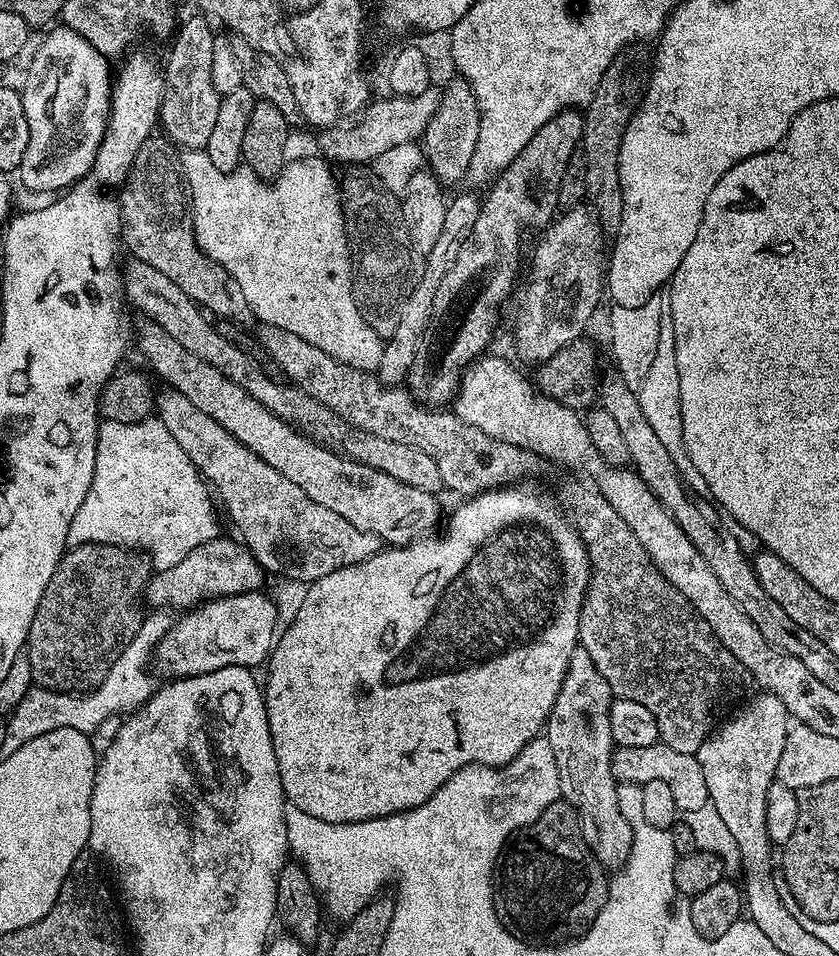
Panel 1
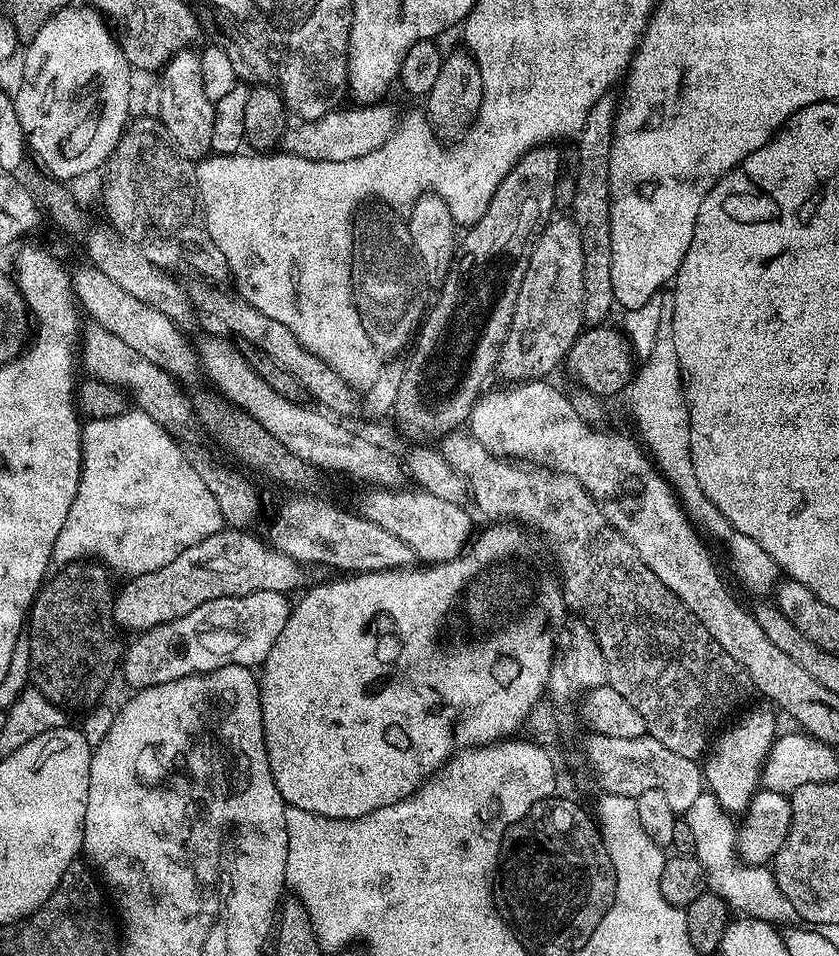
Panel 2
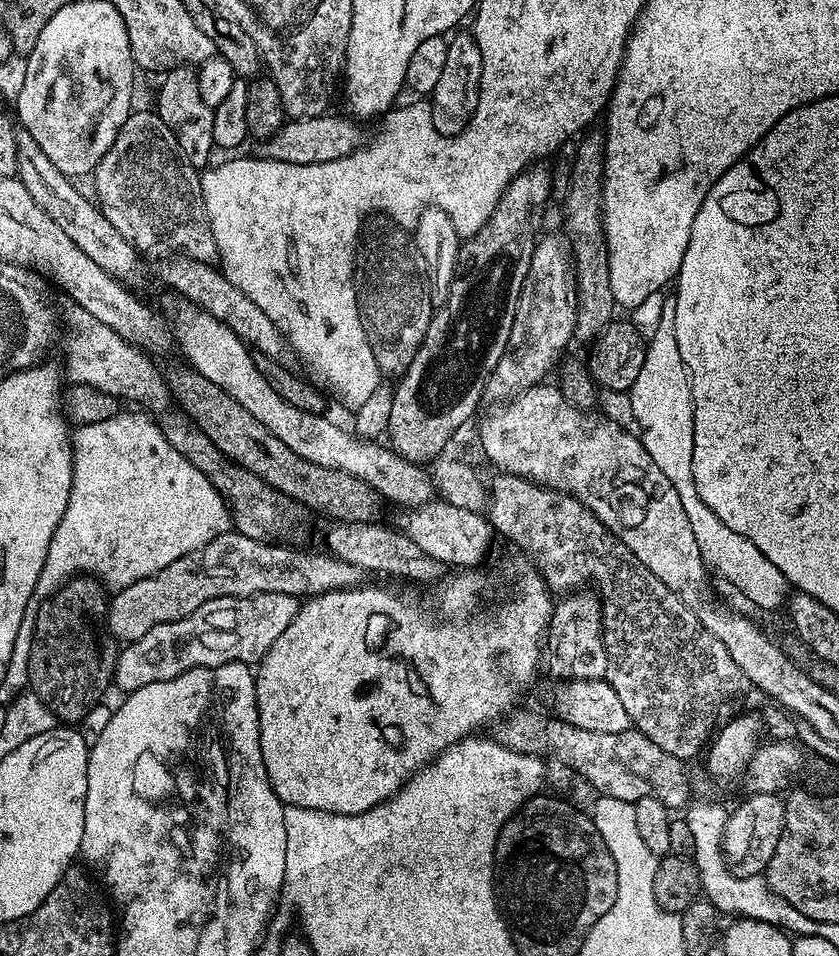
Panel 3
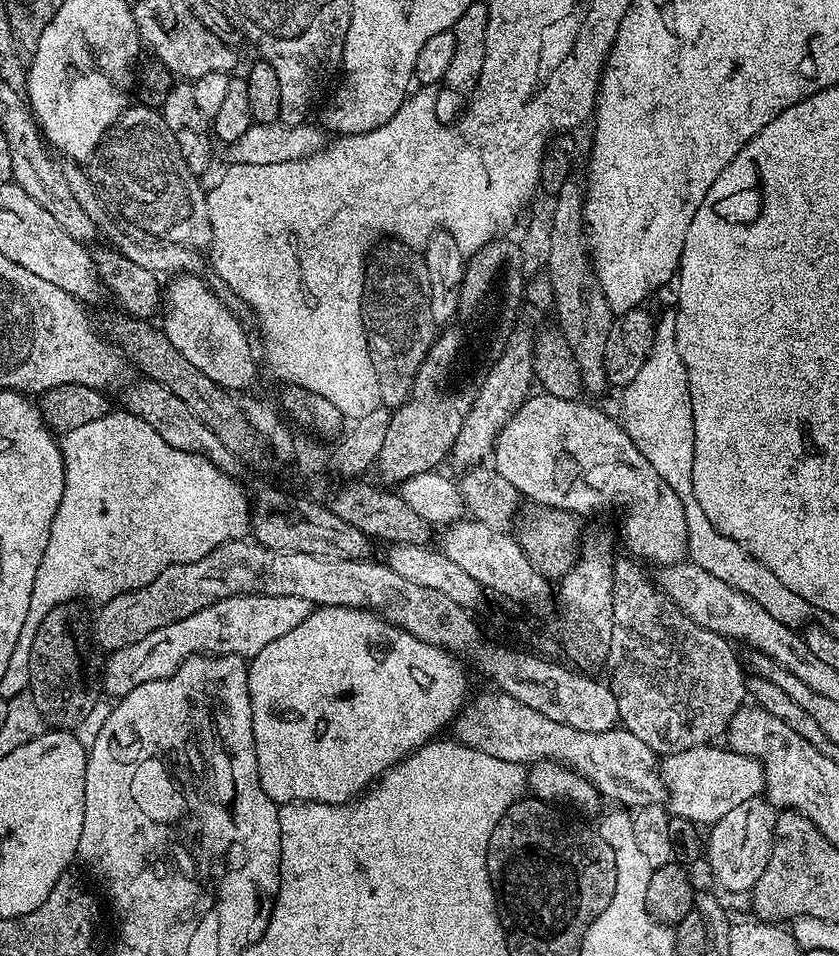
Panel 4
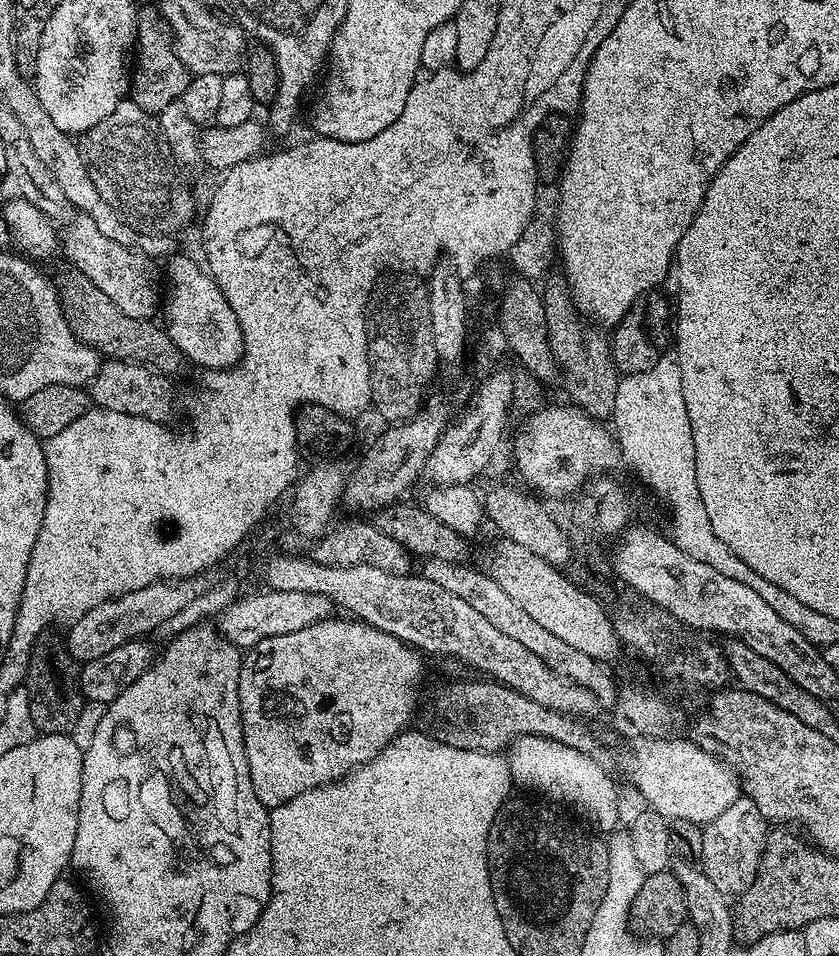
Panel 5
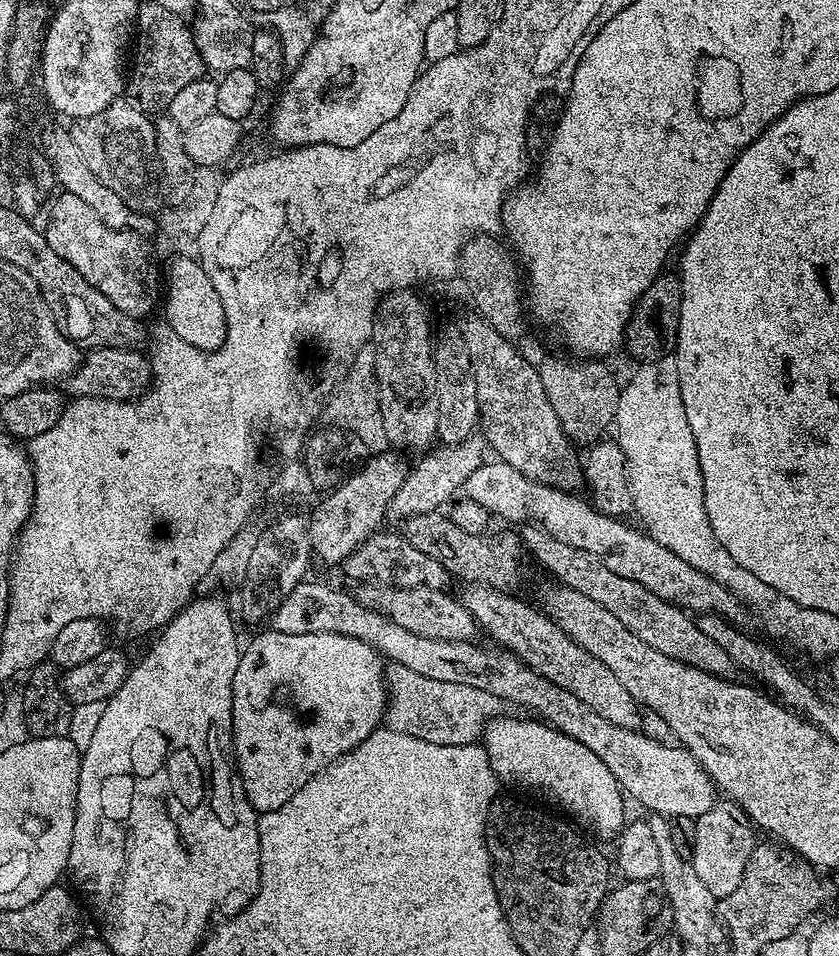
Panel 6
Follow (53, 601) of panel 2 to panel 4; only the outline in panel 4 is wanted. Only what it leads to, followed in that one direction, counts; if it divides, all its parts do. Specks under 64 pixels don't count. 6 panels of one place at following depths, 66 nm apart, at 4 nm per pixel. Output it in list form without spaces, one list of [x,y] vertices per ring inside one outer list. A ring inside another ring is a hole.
[[[70,603],[59,604],[54,610],[50,610],[50,614],[46,614],[46,618],[42,618],[36,628],[34,642],[30,646],[27,691],[31,692],[34,706],[38,706],[38,714],[42,714],[45,725],[52,730],[76,729],[98,699],[98,660],[96,664],[97,653],[89,644],[90,620],[76,608],[79,607],[75,603]]]

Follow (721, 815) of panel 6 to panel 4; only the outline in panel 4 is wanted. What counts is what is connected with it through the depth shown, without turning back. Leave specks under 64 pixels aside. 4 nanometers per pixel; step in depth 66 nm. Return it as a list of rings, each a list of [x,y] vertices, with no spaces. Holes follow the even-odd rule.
[[[763,795],[741,802],[717,824],[711,825],[706,836],[706,861],[712,876],[721,884],[723,891],[751,893],[753,886],[762,878],[766,862],[770,862],[770,850],[774,842],[774,826],[777,809]]]

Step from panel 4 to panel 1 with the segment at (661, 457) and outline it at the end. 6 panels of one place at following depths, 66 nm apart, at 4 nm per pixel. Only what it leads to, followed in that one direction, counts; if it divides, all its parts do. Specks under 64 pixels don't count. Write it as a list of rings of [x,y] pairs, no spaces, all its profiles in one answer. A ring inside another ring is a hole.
[[[664,318],[659,327],[658,350],[655,351],[654,362],[651,363],[650,370],[646,373],[646,378],[642,379],[638,389],[642,414],[646,414],[650,427],[654,429],[654,434],[658,434],[662,446],[670,450],[678,470],[684,475],[684,480],[691,488],[700,490],[704,488],[704,479],[698,470],[690,462],[686,454],[686,446],[682,438],[682,406],[680,405],[680,395],[678,394],[678,358],[674,354],[674,330],[671,320]]]

